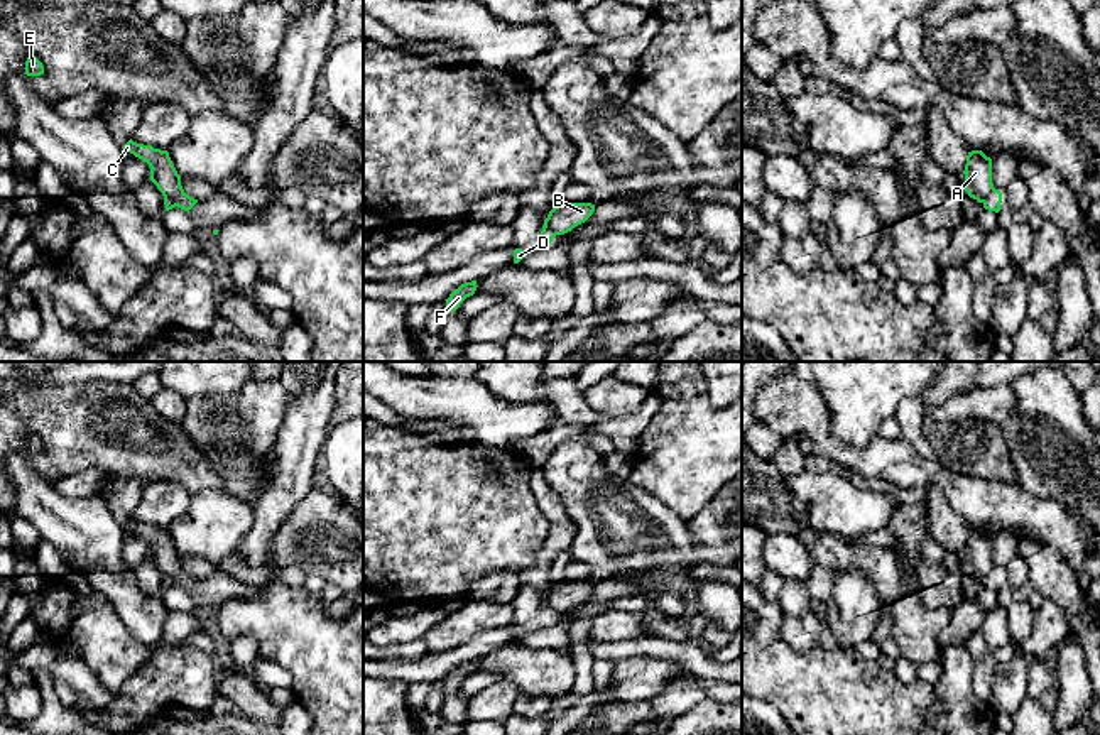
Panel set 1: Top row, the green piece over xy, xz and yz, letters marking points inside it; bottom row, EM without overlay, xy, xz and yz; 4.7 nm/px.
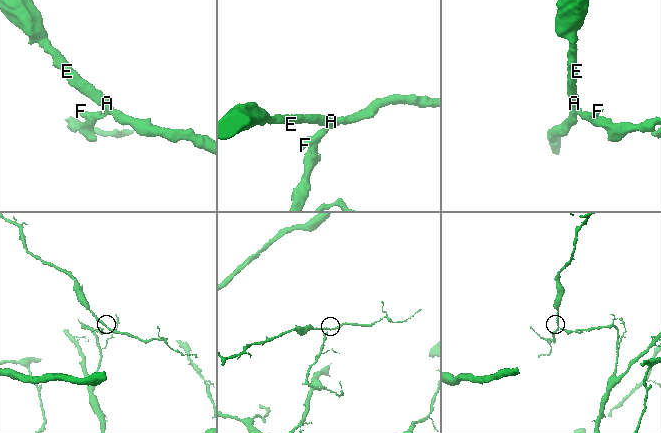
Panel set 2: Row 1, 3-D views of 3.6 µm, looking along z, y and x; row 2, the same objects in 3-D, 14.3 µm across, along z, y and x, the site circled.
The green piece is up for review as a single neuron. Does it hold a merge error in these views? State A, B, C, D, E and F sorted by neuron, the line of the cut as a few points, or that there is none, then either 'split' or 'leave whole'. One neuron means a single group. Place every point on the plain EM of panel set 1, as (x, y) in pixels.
groups A B C E / D F; cut yz (994, 566), (984, 582); split

